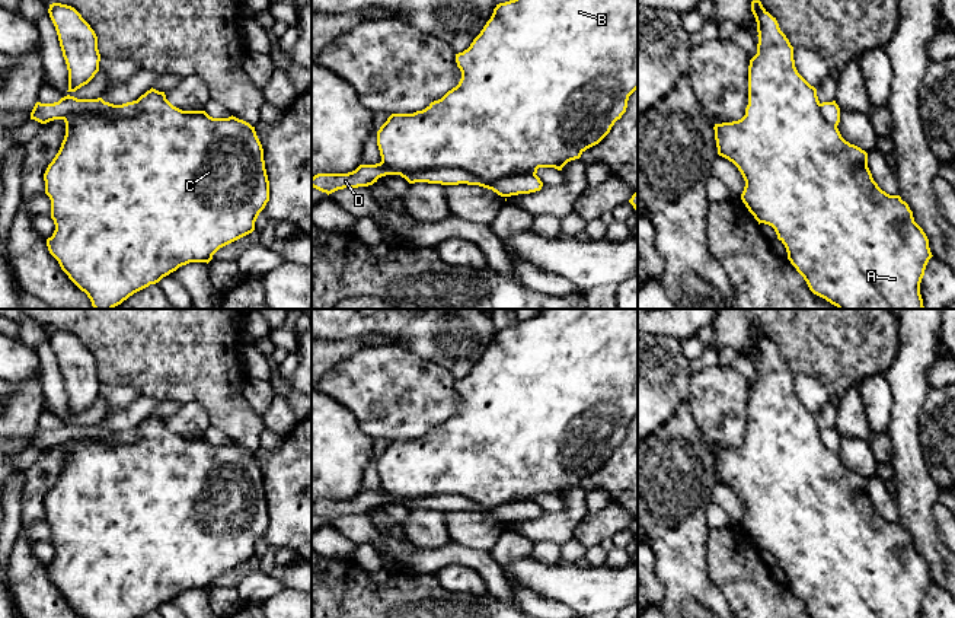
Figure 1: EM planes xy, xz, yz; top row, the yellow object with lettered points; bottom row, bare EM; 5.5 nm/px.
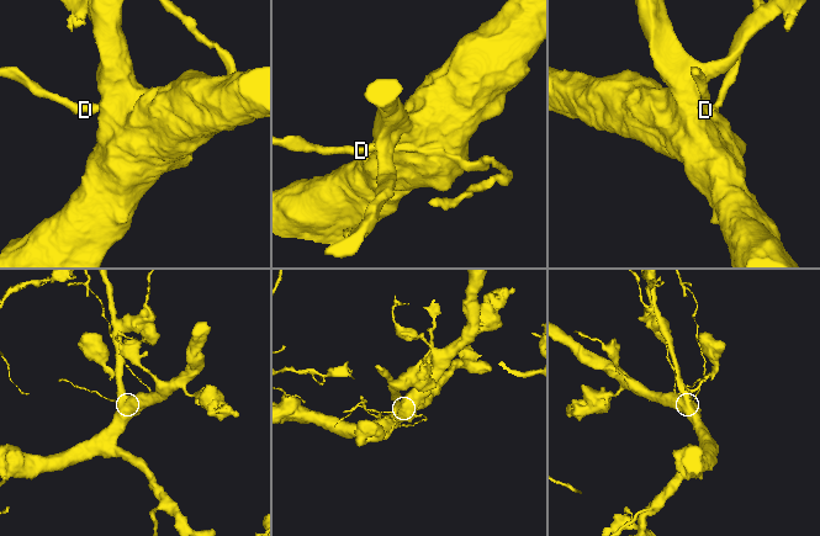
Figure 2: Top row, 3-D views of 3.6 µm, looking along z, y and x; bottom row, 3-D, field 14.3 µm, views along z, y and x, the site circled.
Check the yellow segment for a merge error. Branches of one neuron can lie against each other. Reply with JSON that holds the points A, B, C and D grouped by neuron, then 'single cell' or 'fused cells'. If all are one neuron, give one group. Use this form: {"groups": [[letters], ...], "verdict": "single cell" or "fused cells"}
{"groups": [["A", "B", "C"], ["D"]], "verdict": "fused cells"}

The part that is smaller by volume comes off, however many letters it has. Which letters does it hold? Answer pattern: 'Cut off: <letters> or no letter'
Cut off: D

